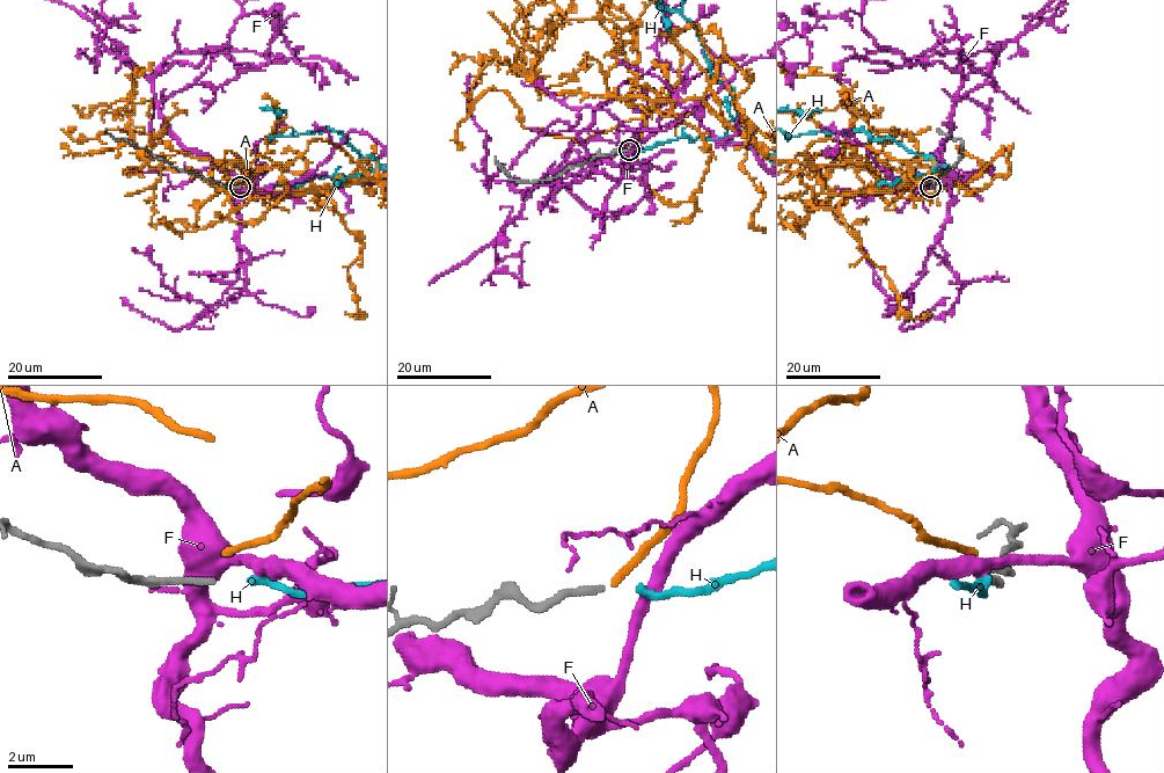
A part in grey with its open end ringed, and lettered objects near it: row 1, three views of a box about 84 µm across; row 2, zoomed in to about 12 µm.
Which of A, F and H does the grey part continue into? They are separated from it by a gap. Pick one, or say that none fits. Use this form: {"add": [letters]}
{"add": ["H"]}

